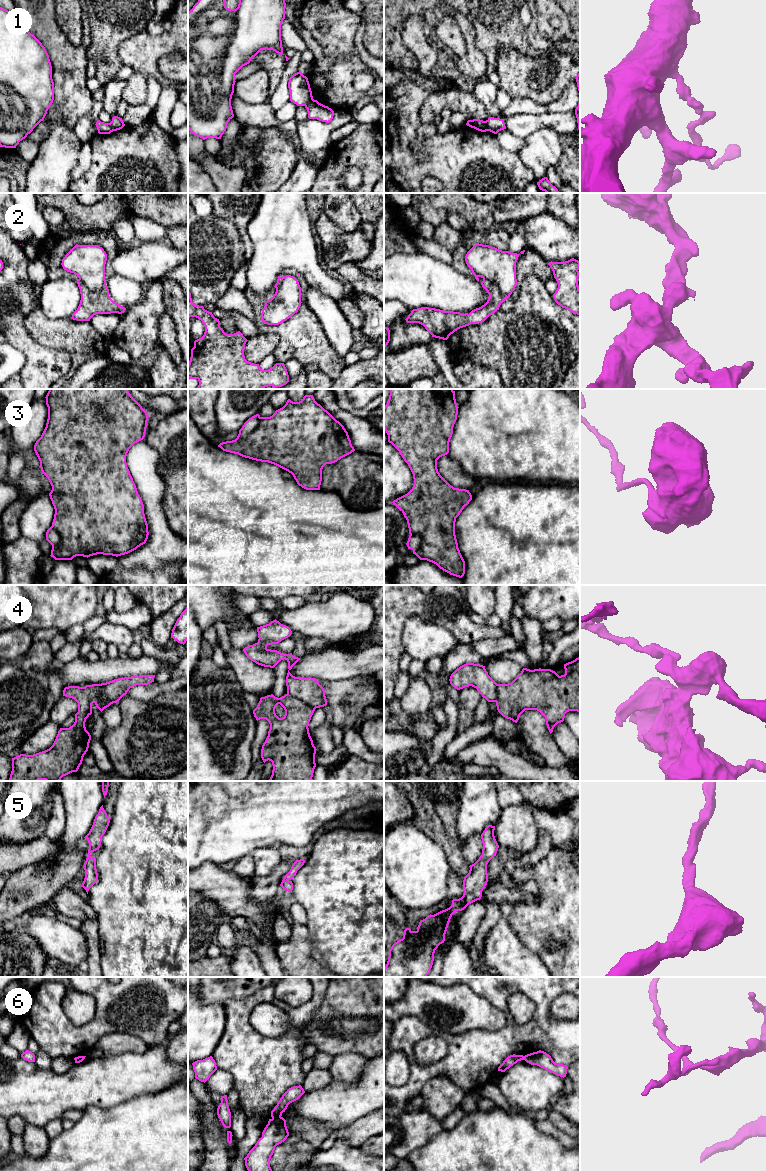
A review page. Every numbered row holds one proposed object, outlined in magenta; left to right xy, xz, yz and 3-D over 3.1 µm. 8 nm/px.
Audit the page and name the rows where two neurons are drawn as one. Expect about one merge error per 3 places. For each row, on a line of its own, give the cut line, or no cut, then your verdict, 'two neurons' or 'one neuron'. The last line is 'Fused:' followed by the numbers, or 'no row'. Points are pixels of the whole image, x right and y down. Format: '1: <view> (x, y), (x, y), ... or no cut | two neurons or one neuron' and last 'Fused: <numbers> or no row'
1: yz (485, 121), (489, 130) | two neurons
2: xy (79, 278), (91, 290), (99, 290), (105, 284) | two neurons
3: xz (260, 417), (259, 423), (249, 433), (237, 438) | two neurons
4: xz (287, 693), (304, 701), (314, 709) | two neurons
5: no cut | one neuron
6: xz (280, 1116), (272, 1118) | two neurons
Fused: 1, 2, 3, 4, 6

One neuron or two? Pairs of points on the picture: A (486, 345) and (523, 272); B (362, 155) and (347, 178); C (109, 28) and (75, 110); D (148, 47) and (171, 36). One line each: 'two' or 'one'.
A: two
B: two
C: two
D: one

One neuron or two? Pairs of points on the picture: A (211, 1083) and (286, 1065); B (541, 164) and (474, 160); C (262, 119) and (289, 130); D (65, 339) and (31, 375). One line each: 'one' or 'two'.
A: two
B: two
C: one
D: two

